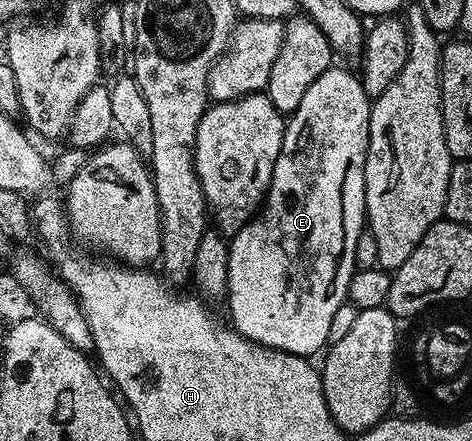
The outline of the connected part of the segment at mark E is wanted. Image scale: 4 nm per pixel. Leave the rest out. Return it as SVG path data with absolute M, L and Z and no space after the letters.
M340 65L326 69L323 77L317 78L307 93L303 93L303 101L299 101L299 109L295 109L288 116L285 124L283 145L279 149L279 157L275 161L273 176L269 182L269 191L265 195L263 206L256 216L250 219L249 224L239 233L229 239L229 260L227 261L227 304L229 303L229 319L233 330L243 337L255 341L264 347L286 351L292 355L313 357L313 354L329 343L328 333L331 320L338 308L349 298L349 286L355 270L355 241L359 241L359 233L366 230L365 217L365 158L369 148L369 109L371 100L363 89L360 78L349 71L344 71Z

